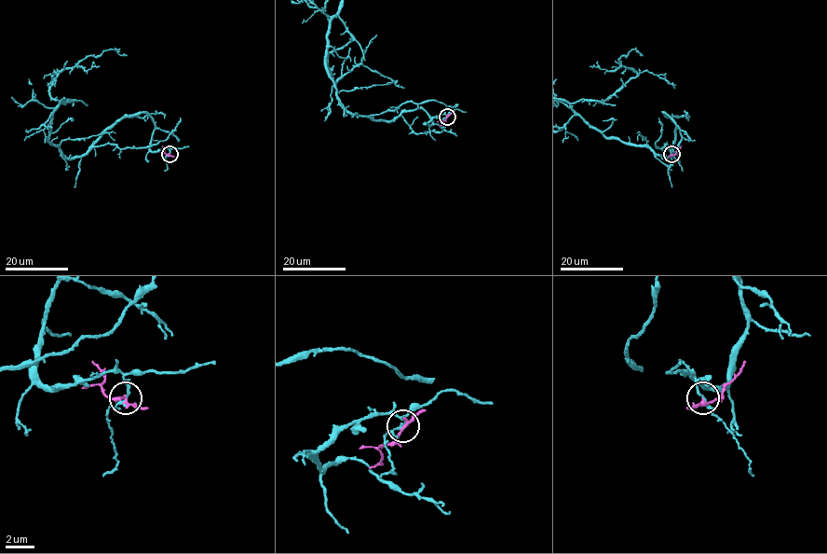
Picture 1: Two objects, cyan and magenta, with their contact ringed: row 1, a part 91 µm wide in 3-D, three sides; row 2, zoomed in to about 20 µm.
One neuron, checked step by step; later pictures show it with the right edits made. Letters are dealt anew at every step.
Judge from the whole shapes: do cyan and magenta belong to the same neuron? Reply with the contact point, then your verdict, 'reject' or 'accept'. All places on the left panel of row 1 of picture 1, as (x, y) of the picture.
place (169, 154); reject

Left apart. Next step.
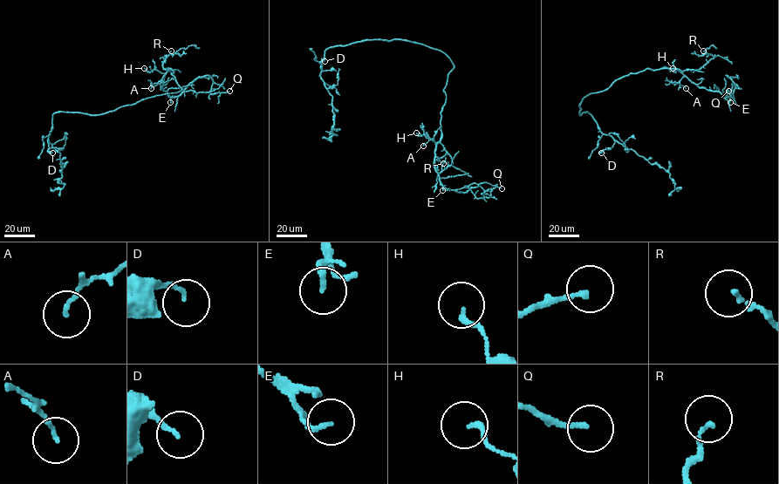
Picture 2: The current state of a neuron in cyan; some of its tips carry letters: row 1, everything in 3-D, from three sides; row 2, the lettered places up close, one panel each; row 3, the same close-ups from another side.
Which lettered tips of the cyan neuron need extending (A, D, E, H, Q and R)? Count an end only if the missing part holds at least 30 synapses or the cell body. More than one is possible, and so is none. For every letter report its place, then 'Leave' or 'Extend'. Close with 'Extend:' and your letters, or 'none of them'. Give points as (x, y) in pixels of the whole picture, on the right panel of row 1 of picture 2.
A: Place: (686, 88). Leave
D: Place: (601, 153). Leave
E: Place: (730, 102). Leave
H: Place: (673, 68). Leave
Q: Place: (728, 91). Leave
R: Place: (703, 51). Leave
Extend: none of them

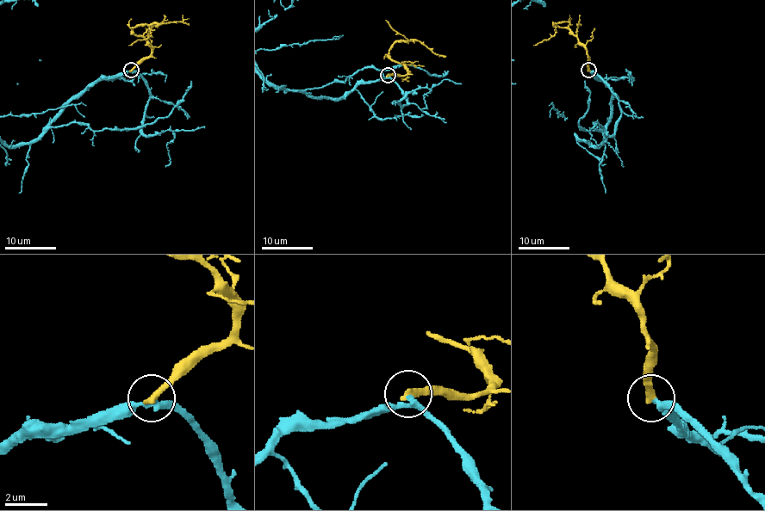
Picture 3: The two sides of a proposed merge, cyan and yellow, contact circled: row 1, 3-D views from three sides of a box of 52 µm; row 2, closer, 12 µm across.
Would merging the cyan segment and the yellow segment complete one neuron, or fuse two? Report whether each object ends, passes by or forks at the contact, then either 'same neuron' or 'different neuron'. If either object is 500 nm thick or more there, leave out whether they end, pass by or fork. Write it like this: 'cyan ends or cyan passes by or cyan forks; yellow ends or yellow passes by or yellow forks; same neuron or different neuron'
cyan passes by; yellow ends; same neuron

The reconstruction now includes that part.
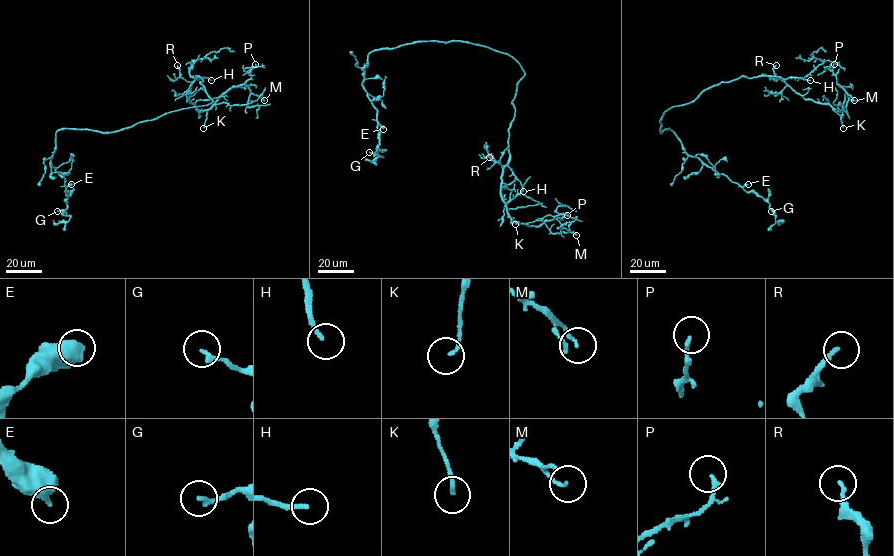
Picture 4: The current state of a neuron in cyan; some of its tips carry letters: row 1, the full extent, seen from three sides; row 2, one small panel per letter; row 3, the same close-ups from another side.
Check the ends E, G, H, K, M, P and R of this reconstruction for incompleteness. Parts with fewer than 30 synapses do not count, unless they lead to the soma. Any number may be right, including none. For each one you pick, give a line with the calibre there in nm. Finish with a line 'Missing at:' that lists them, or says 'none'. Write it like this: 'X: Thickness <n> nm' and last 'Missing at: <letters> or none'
H: Thickness 170 nm
Missing at: H

